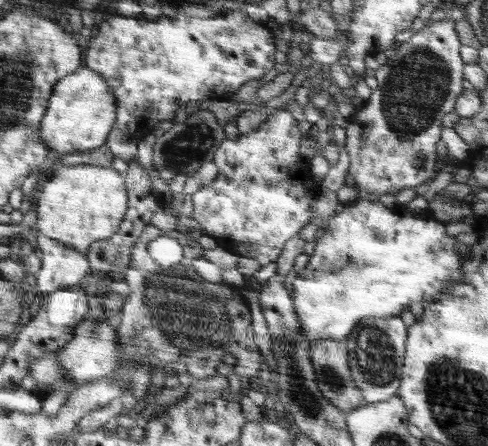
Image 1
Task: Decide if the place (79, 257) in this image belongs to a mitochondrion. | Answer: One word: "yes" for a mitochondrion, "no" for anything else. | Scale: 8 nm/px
no

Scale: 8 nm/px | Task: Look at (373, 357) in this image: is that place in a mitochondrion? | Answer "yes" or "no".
yes

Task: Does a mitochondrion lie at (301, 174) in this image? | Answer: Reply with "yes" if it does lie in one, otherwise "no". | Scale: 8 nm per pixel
no

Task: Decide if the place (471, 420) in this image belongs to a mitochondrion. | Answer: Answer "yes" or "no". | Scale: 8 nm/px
yes

